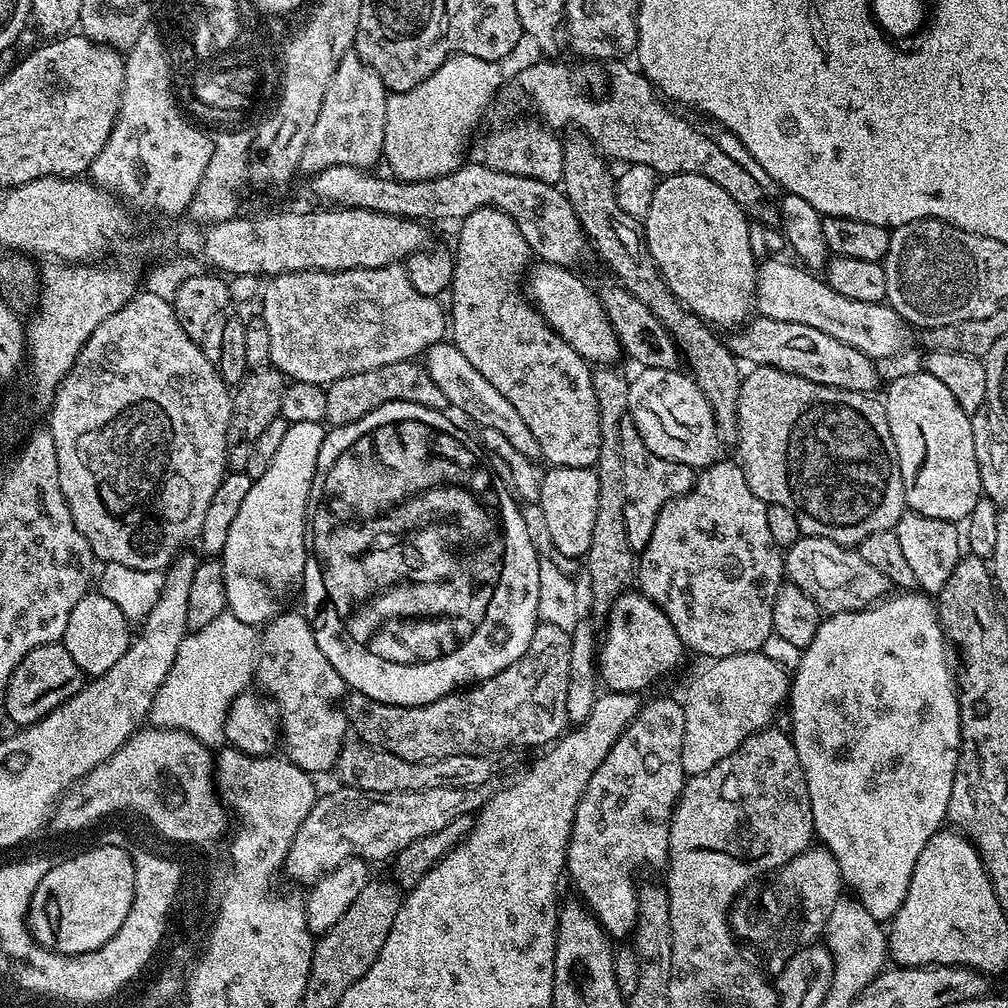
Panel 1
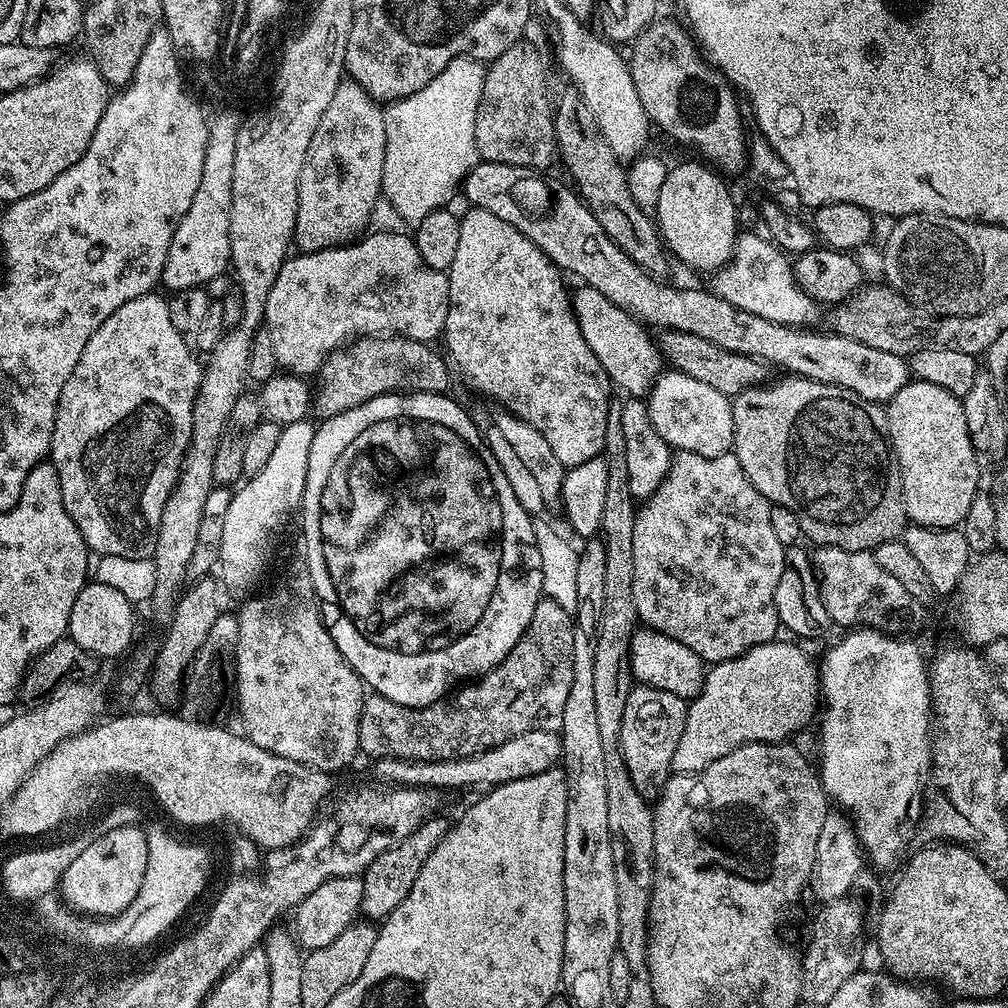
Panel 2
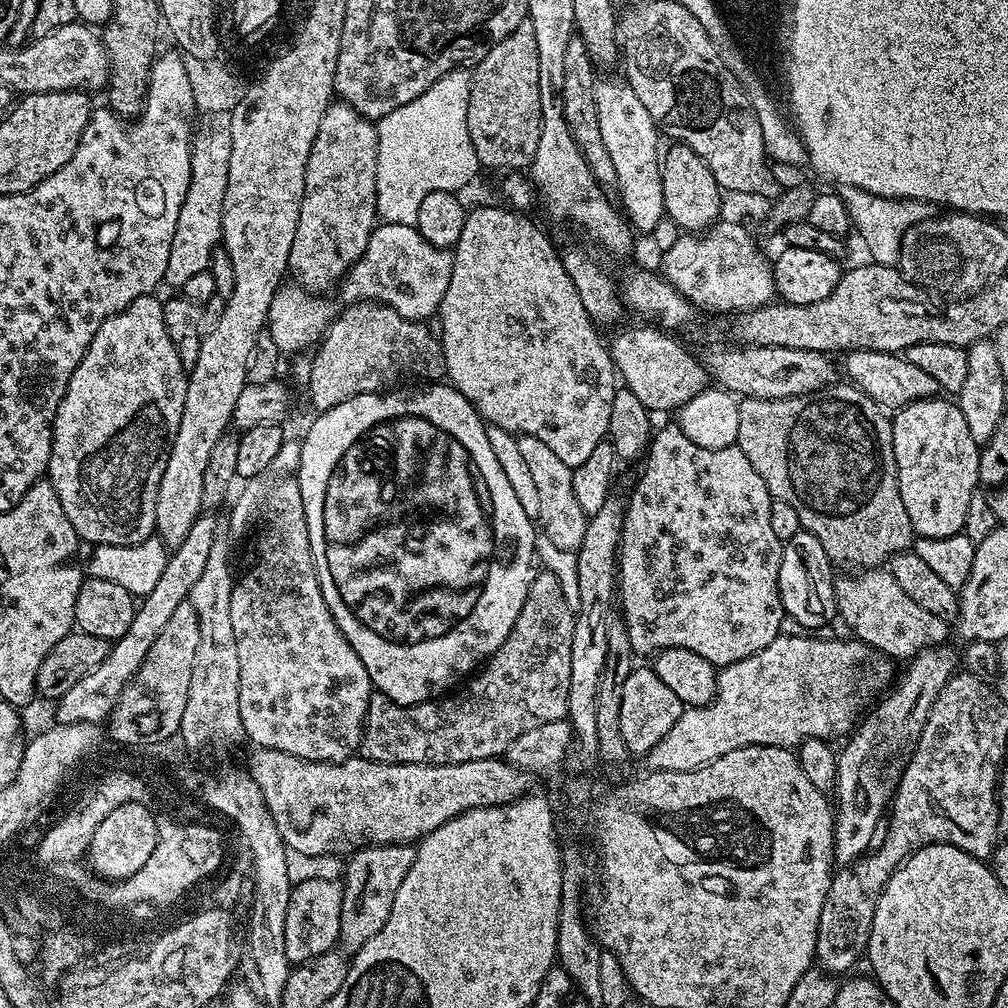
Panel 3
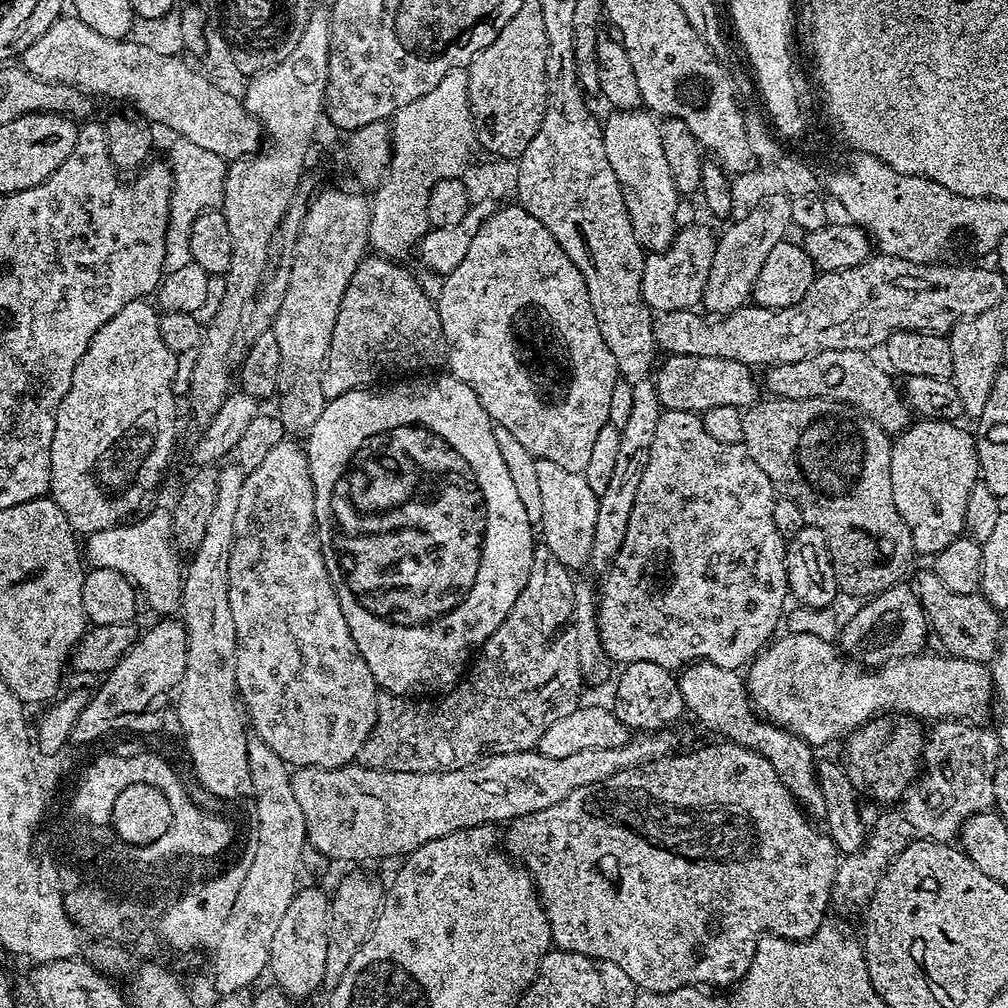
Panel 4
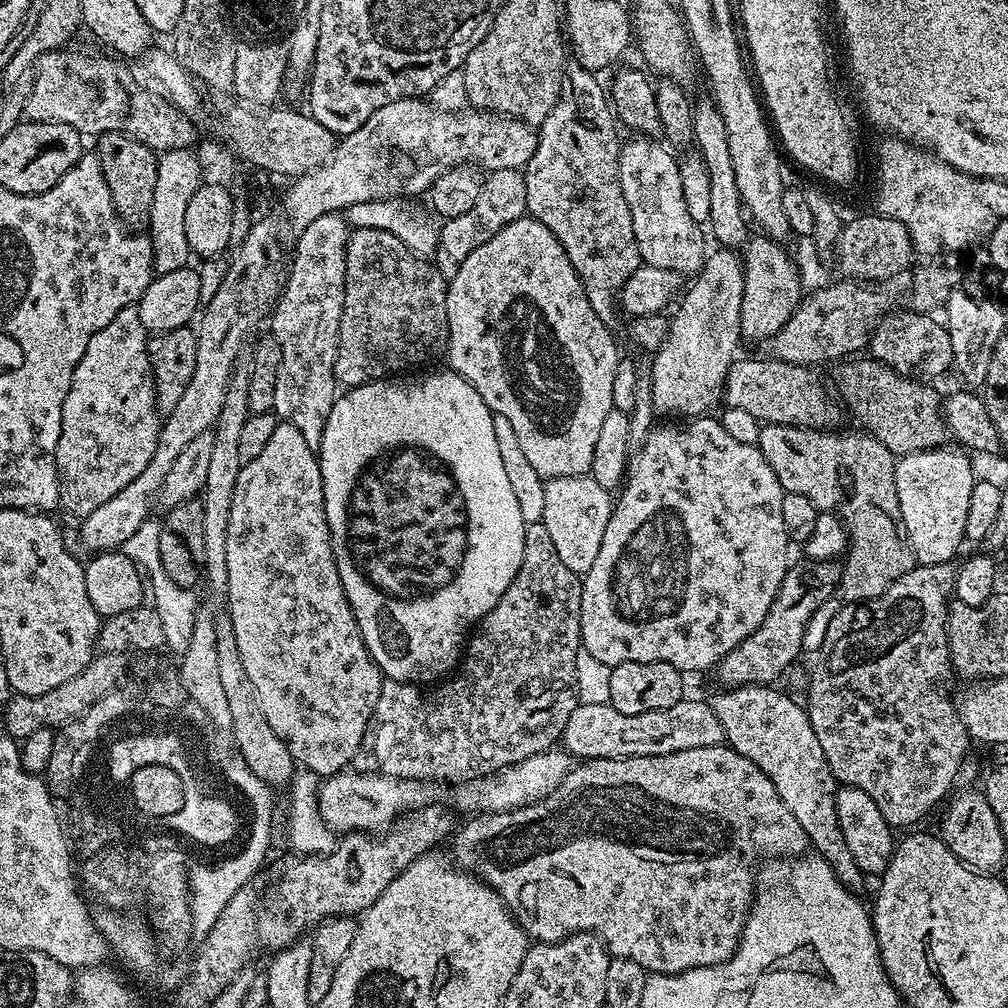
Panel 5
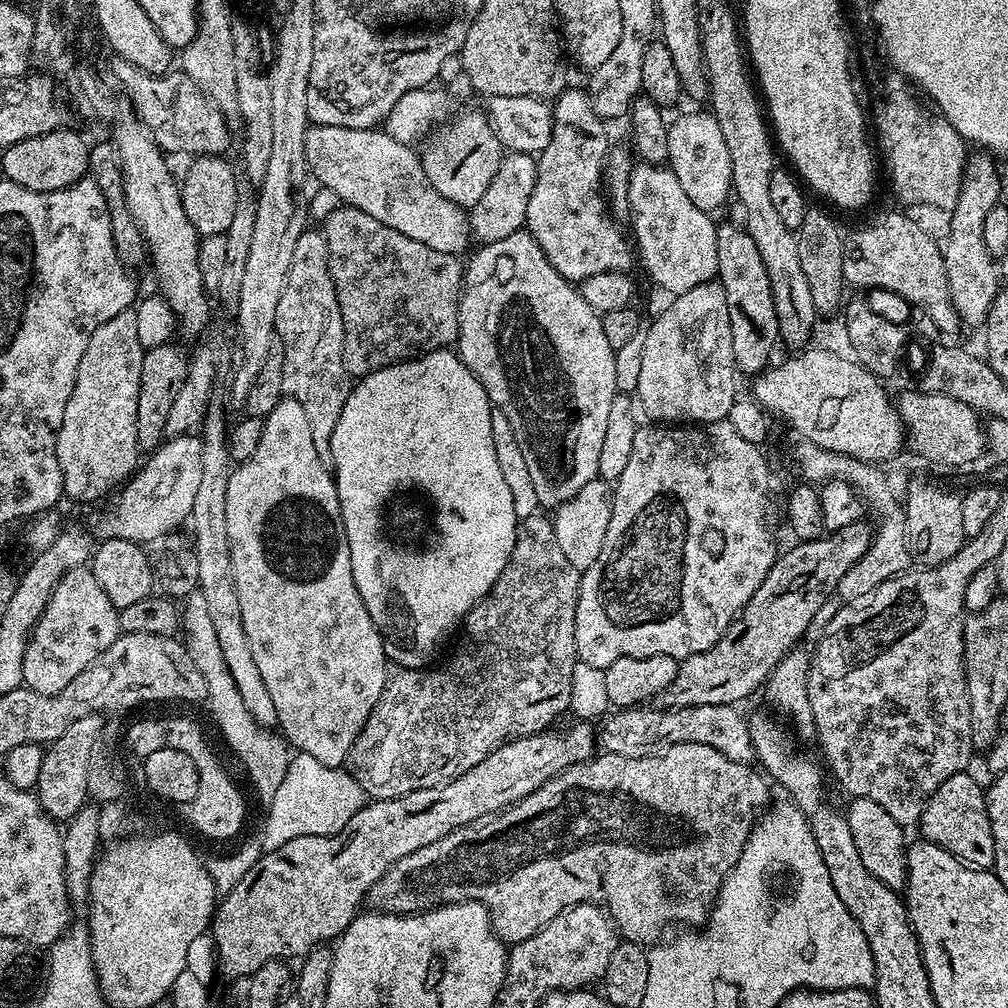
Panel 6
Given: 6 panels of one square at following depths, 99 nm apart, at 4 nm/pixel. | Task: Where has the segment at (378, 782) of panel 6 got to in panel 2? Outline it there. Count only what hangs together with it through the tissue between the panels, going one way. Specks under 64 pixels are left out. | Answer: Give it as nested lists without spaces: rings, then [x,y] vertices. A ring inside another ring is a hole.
[[[542,598],[538,606],[534,606],[530,626],[526,626],[514,650],[506,654],[501,664],[496,664],[475,682],[465,683],[451,697],[452,704],[439,700],[427,704],[425,708],[411,708],[398,702],[390,702],[390,698],[385,696],[365,695],[358,726],[360,752],[372,756],[371,758],[396,756],[399,760],[449,760],[466,758],[490,750],[494,746],[502,746],[502,742],[518,734],[526,734],[526,730],[556,732],[562,726],[562,709],[566,706],[566,697],[570,695],[575,629],[573,613],[562,610],[561,606],[552,600]]]

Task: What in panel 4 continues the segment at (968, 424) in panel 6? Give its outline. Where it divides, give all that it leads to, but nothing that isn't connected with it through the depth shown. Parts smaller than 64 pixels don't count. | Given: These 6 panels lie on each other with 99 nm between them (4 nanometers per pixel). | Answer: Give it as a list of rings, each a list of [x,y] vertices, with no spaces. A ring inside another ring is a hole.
[[[826,350],[802,362],[771,365],[767,369],[768,388],[772,391],[769,393],[781,400],[822,398],[842,402],[878,422],[884,432],[899,434],[913,423],[914,413],[908,407],[901,385],[892,381],[893,373],[883,363],[875,364],[872,358],[869,353],[858,350]]]

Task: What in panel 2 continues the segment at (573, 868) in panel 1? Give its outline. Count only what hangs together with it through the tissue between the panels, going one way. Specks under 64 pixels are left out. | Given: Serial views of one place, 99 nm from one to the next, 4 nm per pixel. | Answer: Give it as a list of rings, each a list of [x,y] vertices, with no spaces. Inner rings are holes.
[[[645,684],[633,687],[630,698],[626,698],[626,714],[622,714],[620,731],[620,753],[624,755],[634,786],[645,797],[655,797],[667,782],[674,746],[678,746],[678,738],[682,738],[687,713],[688,704],[678,698],[678,694],[670,694]]]

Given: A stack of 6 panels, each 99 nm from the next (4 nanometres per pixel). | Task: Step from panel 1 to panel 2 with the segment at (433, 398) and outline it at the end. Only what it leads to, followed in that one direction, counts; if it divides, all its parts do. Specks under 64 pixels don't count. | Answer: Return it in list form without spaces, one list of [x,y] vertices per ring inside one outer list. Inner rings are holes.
[[[365,336],[336,349],[324,360],[318,373],[314,384],[312,412],[320,415],[321,421],[326,421],[362,402],[370,402],[370,398],[409,392],[447,393],[450,364],[432,347],[431,343],[407,340],[405,336]]]

